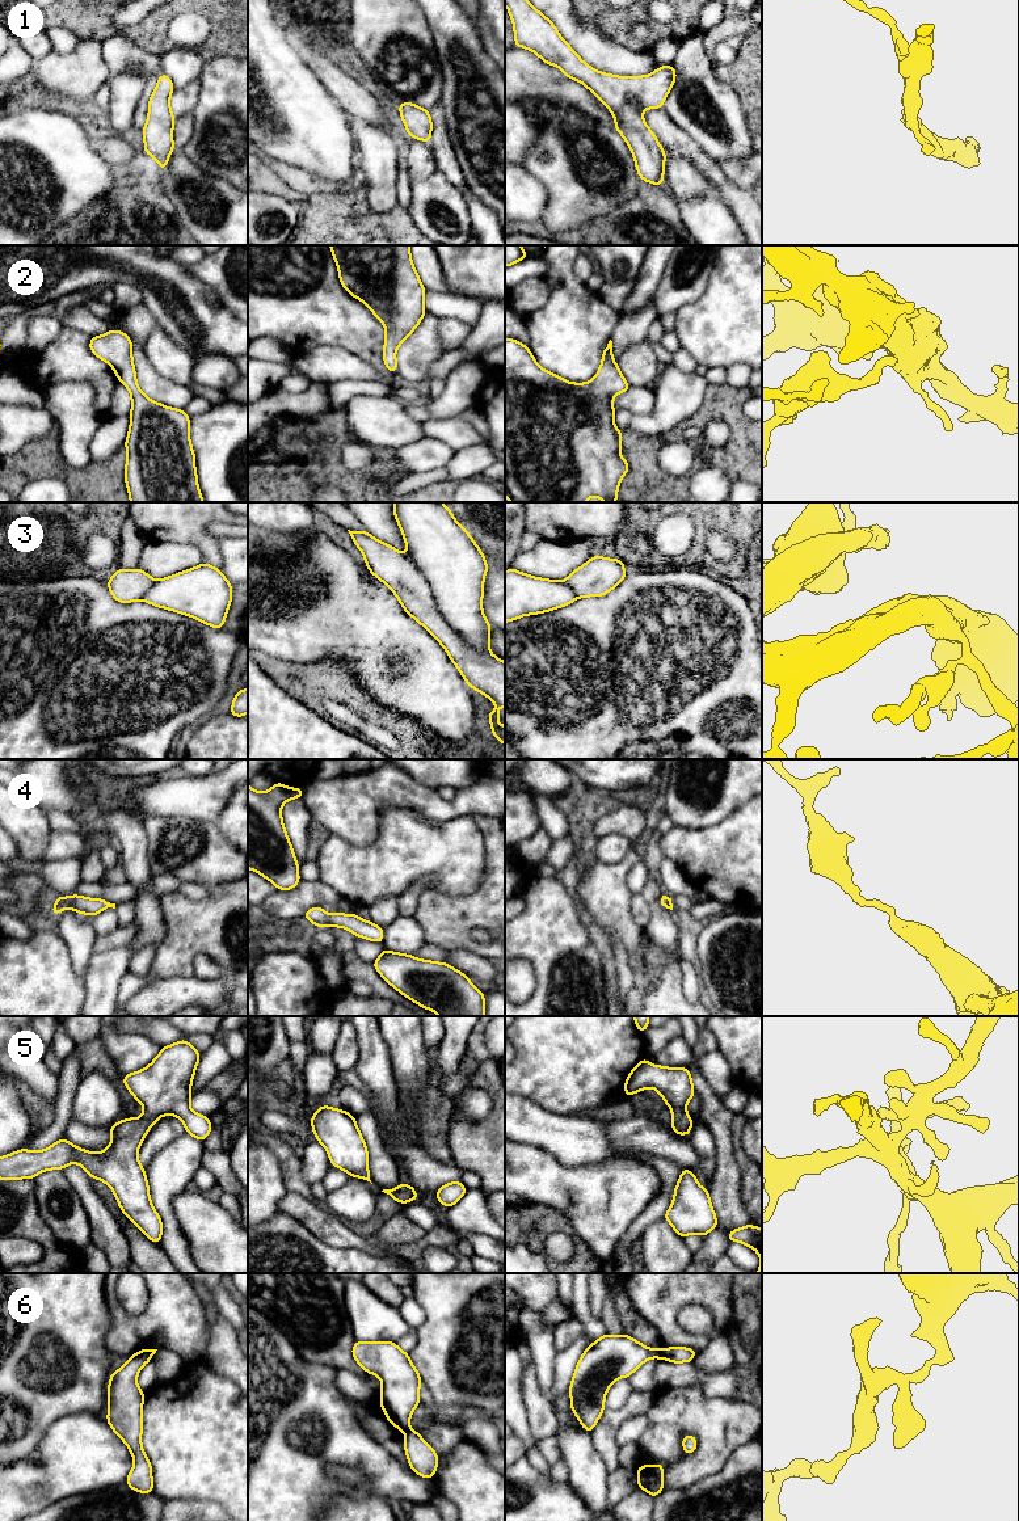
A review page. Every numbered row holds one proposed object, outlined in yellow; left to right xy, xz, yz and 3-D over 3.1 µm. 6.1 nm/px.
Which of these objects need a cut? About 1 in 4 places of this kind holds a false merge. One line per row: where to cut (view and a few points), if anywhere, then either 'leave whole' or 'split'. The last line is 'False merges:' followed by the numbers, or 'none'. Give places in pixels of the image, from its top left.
1: no cut; leave whole
2: no cut; leave whole
3: cut in xz along (407, 555), (428, 582), (443, 619), (467, 643), (491, 653); split
4: no cut; leave whole
5: no cut; leave whole
6: cut in yz along (660, 1349), (664, 1359); split
False merges: 3, 6

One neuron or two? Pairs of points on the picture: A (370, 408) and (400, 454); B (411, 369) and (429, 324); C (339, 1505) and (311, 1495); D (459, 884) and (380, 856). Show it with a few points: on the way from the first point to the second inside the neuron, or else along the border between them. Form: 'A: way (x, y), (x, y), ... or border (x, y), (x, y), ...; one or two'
A: border (425, 437), (399, 446), (395, 450); two
B: way (415, 358), (424, 344), (425, 335); one
C: border (357, 1499), (332, 1496), (324, 1507); two
D: way (439, 864), (432, 856), (400, 856); one

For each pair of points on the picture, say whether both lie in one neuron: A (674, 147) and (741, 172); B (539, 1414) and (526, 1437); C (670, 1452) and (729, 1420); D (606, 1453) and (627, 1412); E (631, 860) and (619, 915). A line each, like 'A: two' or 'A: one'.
A: two
B: two
C: one
D: one
E: one

